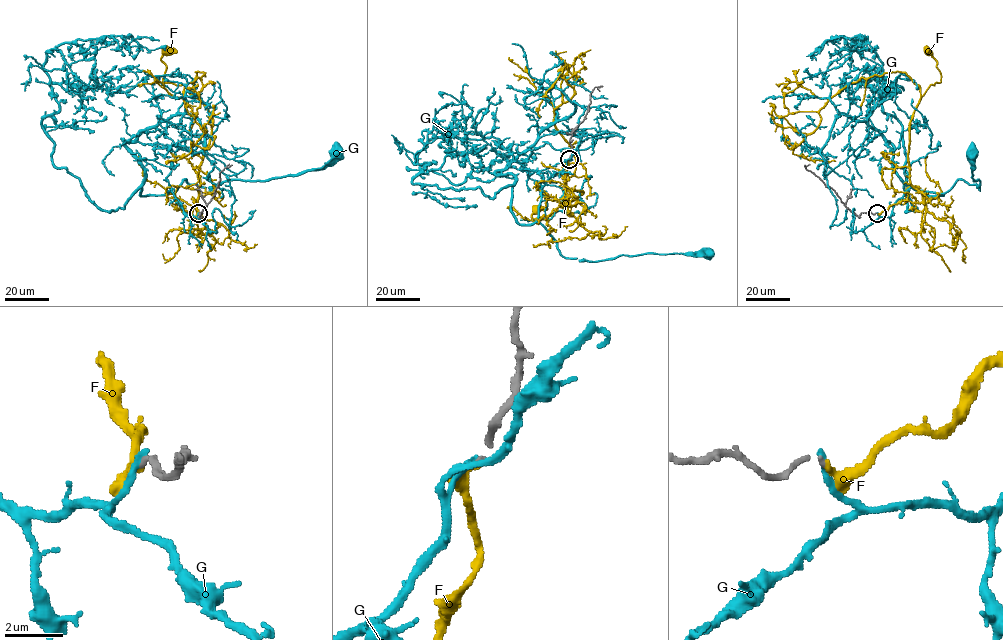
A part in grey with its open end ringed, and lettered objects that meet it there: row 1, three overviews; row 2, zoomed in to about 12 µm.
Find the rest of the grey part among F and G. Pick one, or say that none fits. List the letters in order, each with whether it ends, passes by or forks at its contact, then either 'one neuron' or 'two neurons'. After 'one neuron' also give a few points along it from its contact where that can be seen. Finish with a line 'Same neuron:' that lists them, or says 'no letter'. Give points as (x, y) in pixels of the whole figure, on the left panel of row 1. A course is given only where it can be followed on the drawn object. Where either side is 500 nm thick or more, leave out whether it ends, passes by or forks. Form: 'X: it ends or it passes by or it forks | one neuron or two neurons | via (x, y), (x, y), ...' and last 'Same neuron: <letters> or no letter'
F: it ends | one neuron | via (198, 213), (199, 164), (212, 119), (183, 84), (163, 81), (166, 65), (160, 58), (166, 52)
G: it ends | two neurons
Same neuron: F

